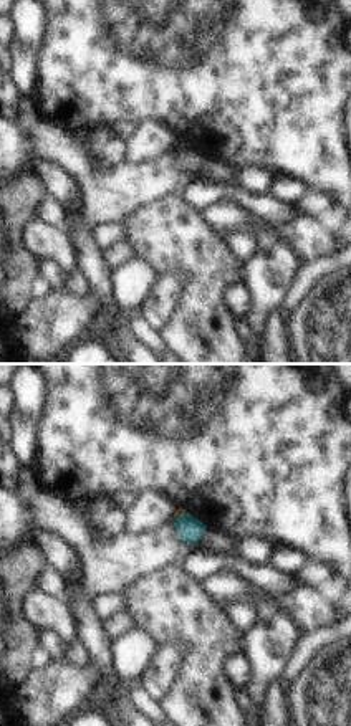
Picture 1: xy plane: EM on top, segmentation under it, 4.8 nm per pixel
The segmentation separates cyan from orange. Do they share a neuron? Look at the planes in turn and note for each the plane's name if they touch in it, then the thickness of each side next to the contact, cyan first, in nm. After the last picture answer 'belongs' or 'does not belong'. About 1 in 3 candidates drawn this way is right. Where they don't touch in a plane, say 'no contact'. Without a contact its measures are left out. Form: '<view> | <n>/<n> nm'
xy | 120/40 nm

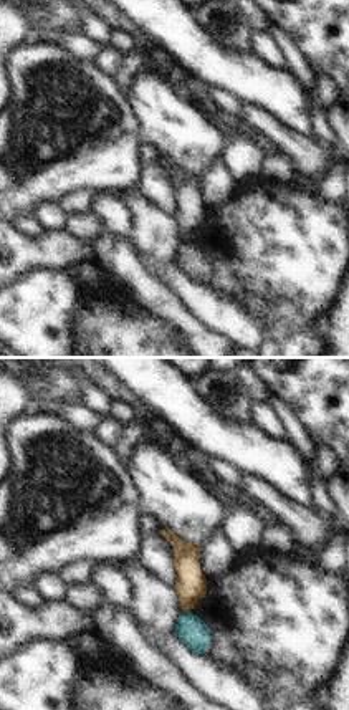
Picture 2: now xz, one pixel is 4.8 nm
xz | 150/160 nm

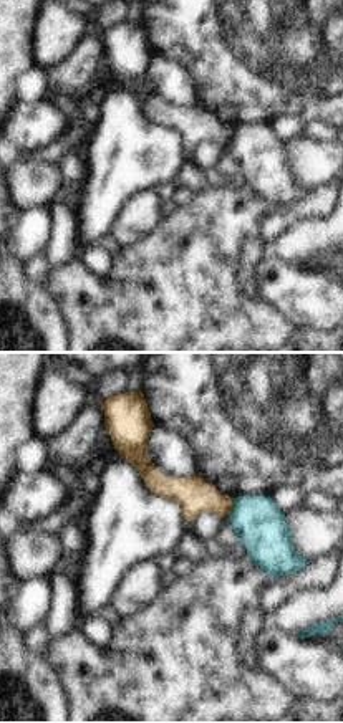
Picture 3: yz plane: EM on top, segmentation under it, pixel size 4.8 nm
yz | 240/170 nm

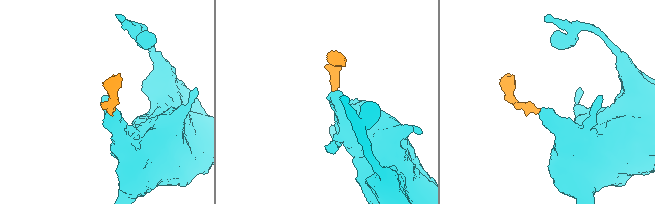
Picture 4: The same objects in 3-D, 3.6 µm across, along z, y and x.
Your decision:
does not belong

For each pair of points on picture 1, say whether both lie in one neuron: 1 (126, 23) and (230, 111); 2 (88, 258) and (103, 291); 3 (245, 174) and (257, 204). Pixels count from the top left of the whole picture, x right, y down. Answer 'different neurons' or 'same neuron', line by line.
1: same neuron
2: same neuron
3: different neurons

